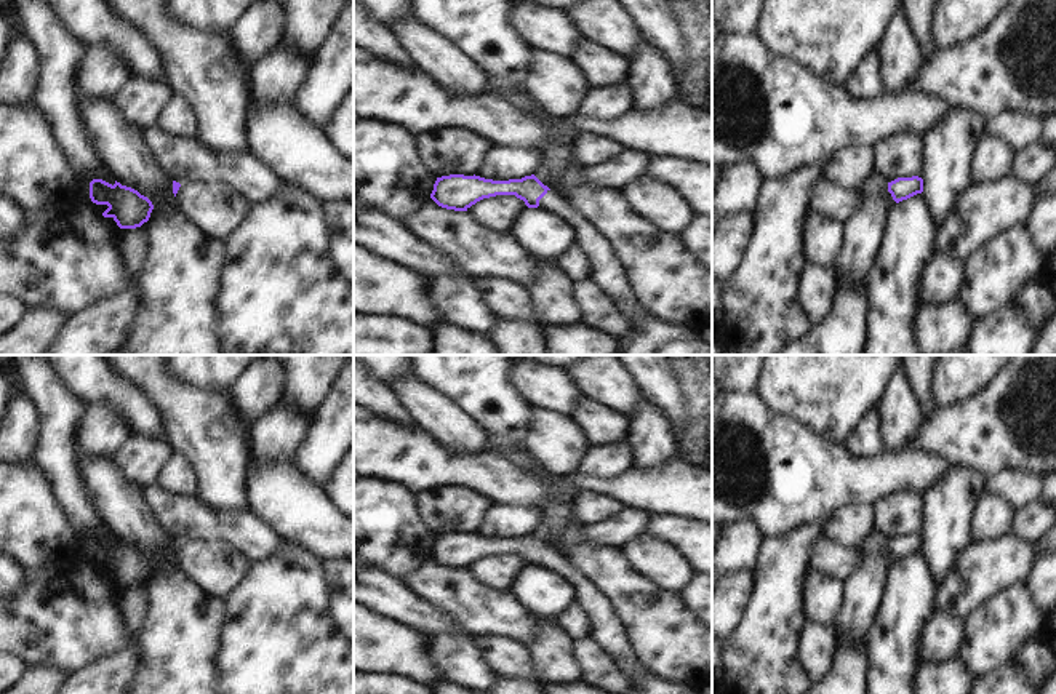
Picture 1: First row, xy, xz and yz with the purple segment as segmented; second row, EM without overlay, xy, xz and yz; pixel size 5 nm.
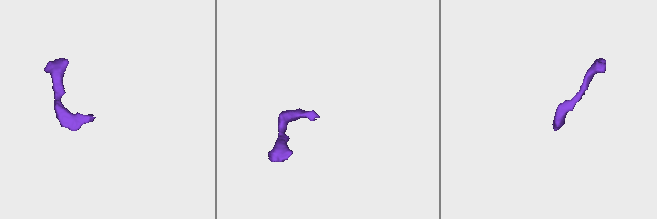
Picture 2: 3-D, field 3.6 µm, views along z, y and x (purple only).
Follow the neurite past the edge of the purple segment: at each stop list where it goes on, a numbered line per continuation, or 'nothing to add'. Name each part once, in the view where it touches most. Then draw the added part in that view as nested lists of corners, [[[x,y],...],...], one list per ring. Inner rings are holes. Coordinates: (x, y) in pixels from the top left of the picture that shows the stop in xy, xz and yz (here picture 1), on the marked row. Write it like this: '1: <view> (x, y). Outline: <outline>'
1: xz (648, 336). Outline: [[[547,190],[539,208],[566,221],[578,246],[590,265],[590,283],[606,296],[616,312],[630,325],[630,334],[616,341],[618,355],[712,355],[712,347],[691,326],[650,318],[635,302],[626,270],[605,240],[558,192]]]

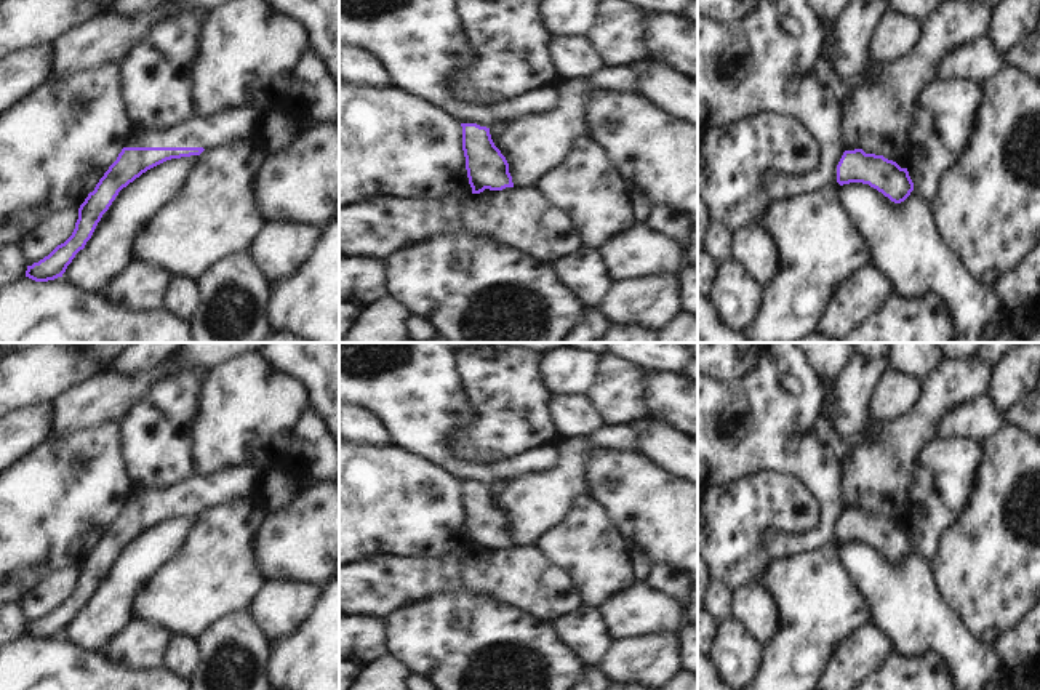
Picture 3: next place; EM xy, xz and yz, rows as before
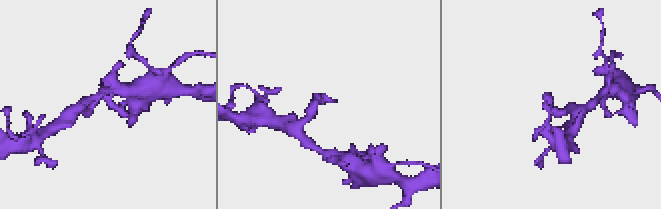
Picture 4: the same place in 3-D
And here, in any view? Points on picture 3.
1: xy (236, 125). Outline: [[[237,106],[208,117],[192,115],[166,130],[133,126],[125,147],[232,147],[259,138],[264,112],[254,106]]]

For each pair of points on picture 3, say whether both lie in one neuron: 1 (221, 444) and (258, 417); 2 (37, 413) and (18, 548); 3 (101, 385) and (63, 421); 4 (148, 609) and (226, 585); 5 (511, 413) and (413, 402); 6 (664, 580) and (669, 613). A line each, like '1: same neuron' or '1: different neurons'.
1: same neuron
2: different neurons
3: same neuron
4: same neuron
5: different neurons
6: different neurons

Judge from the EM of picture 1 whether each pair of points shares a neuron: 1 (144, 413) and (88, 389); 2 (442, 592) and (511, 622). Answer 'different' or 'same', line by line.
1: same
2: same

